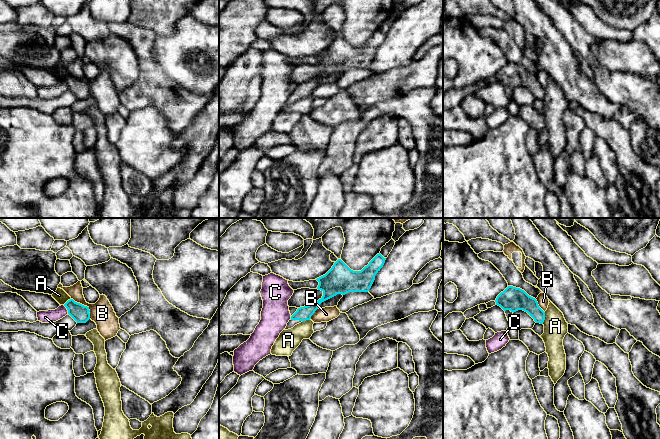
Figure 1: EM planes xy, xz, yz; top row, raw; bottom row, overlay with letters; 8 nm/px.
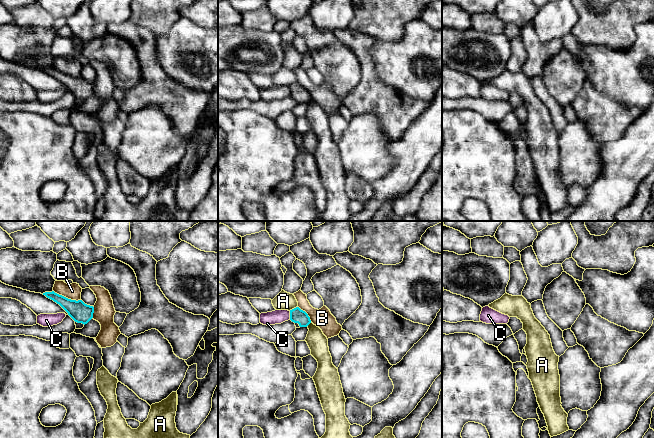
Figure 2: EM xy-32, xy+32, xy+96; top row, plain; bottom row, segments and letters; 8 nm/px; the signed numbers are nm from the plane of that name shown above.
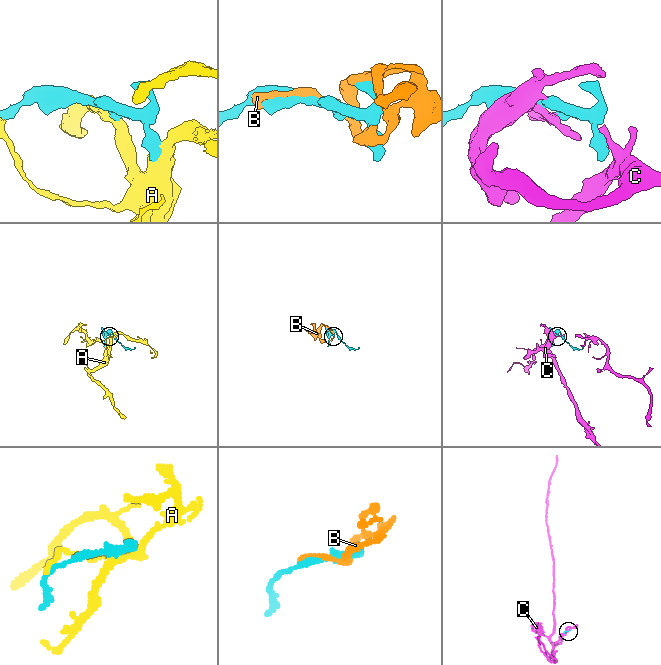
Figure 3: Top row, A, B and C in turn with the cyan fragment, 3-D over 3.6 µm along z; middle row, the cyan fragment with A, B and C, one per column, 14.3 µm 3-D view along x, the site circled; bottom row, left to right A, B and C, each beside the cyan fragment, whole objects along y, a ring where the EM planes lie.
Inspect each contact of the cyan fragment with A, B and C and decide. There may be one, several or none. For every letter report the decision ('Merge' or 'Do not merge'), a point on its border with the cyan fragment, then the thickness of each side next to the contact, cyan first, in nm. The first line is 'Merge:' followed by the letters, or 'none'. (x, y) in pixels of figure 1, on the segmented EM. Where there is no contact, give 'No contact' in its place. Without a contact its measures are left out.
Merge: none
A: Do not merge. Touches cyan at yz (544, 318). Thickness 160 nm (cyan) against 190 nm
B: Do not merge. Touches cyan at xy (85, 306). Thickness 140 nm (cyan) against 190 nm
C: Do not merge. Touches cyan at xy (67, 309). Thickness 140 nm (cyan) against 100 nm

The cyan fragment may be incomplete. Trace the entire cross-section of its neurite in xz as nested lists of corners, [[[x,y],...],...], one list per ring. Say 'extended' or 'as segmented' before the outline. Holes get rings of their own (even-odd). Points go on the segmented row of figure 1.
extended; [[[379,253],[361,271],[353,271],[341,259],[338,259],[325,275],[316,279],[319,282],[317,289],[323,292],[322,298],[298,308],[284,330],[310,320],[322,302],[337,294],[368,292],[375,280],[375,275],[383,267],[385,260],[386,258]]]

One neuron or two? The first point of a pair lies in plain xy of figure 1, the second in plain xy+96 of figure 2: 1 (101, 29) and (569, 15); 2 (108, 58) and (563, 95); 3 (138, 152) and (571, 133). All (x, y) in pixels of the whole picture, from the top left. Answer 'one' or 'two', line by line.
1: two
2: one
3: one

